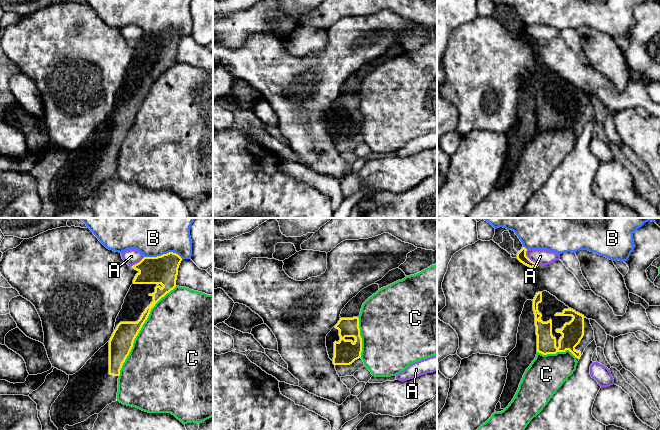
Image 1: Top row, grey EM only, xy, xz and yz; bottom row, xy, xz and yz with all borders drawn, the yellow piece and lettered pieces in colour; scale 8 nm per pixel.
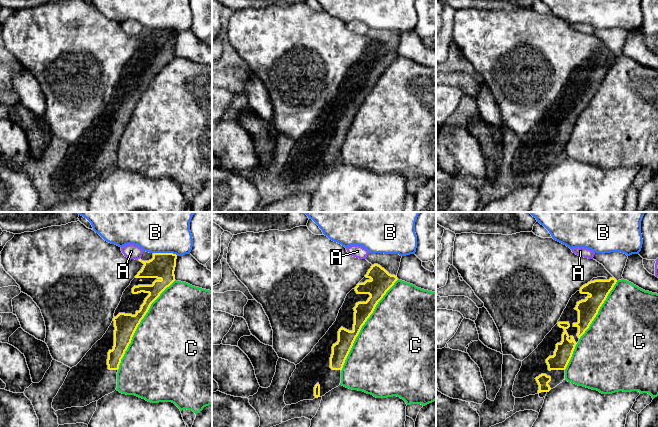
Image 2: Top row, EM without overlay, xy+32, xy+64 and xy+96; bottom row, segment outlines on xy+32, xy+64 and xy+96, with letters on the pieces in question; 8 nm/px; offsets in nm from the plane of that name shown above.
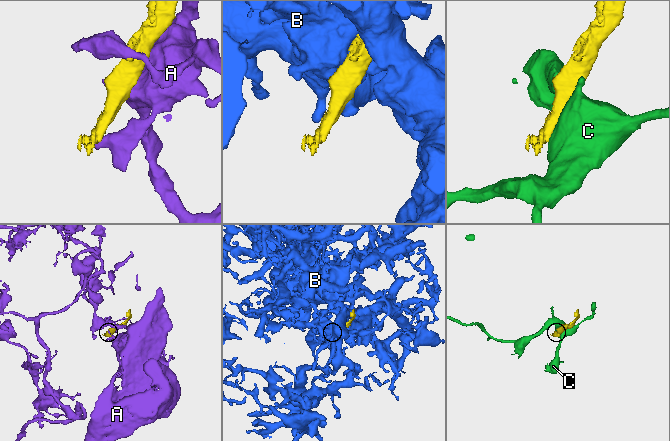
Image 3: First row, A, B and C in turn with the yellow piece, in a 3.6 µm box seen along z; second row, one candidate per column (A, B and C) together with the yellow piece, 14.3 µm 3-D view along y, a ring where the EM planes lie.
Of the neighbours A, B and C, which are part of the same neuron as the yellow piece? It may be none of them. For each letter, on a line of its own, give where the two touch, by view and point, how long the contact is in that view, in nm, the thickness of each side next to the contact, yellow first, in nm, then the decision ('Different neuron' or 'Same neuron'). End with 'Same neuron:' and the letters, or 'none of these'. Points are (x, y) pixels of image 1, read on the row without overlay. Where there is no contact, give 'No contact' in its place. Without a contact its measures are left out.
A: Touches yellow at yz (528, 34). Shared border 170 nm. Thickness 80 nm (yellow) against 130 nm. Different neuron
B: Touches yellow at xy (163, 30). Shared border 320 nm. Thickness 220 nm (yellow) against 260 nm. Different neuron
C: Touches yellow at xy (140, 105). Shared border 850 nm. Thickness 190 nm (yellow) against 500 nm. Different neuron
Same neuron: none of these

